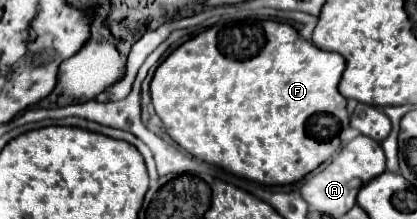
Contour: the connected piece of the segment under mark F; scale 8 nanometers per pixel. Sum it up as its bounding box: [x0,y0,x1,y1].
[151,20,349,186]

